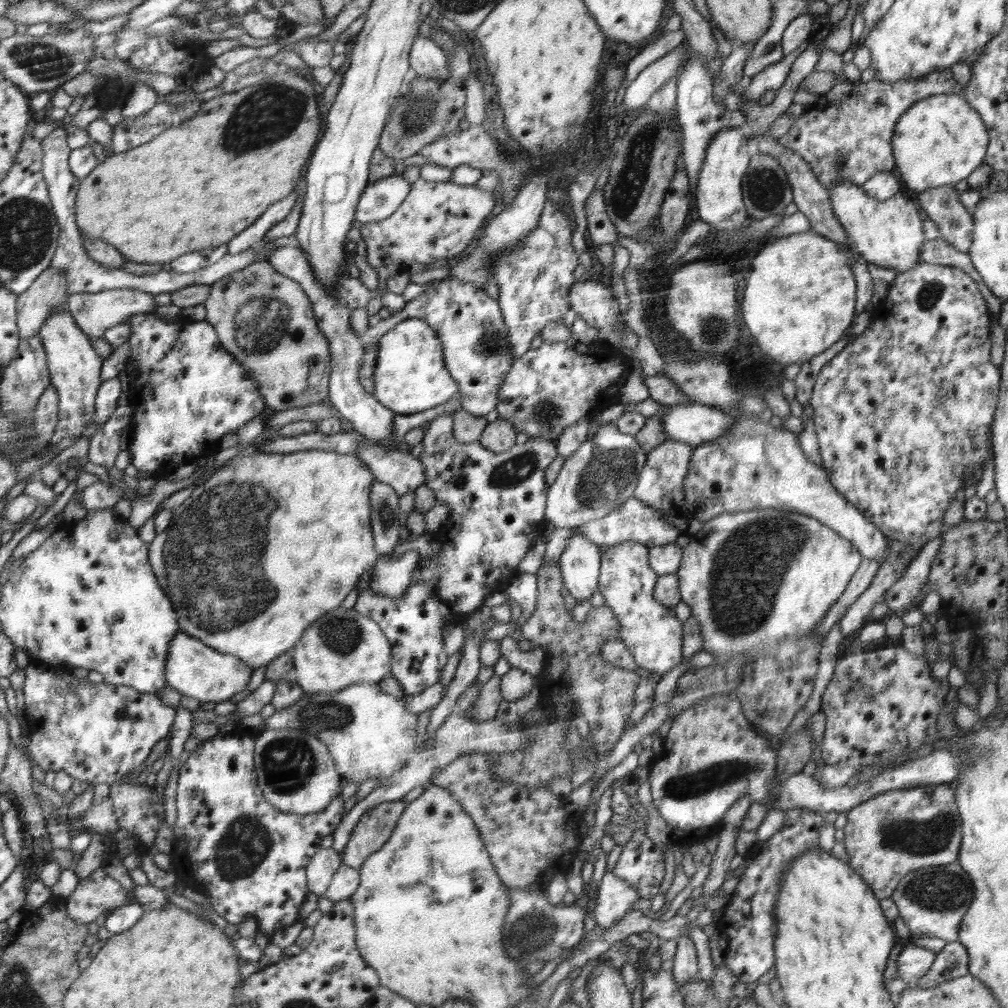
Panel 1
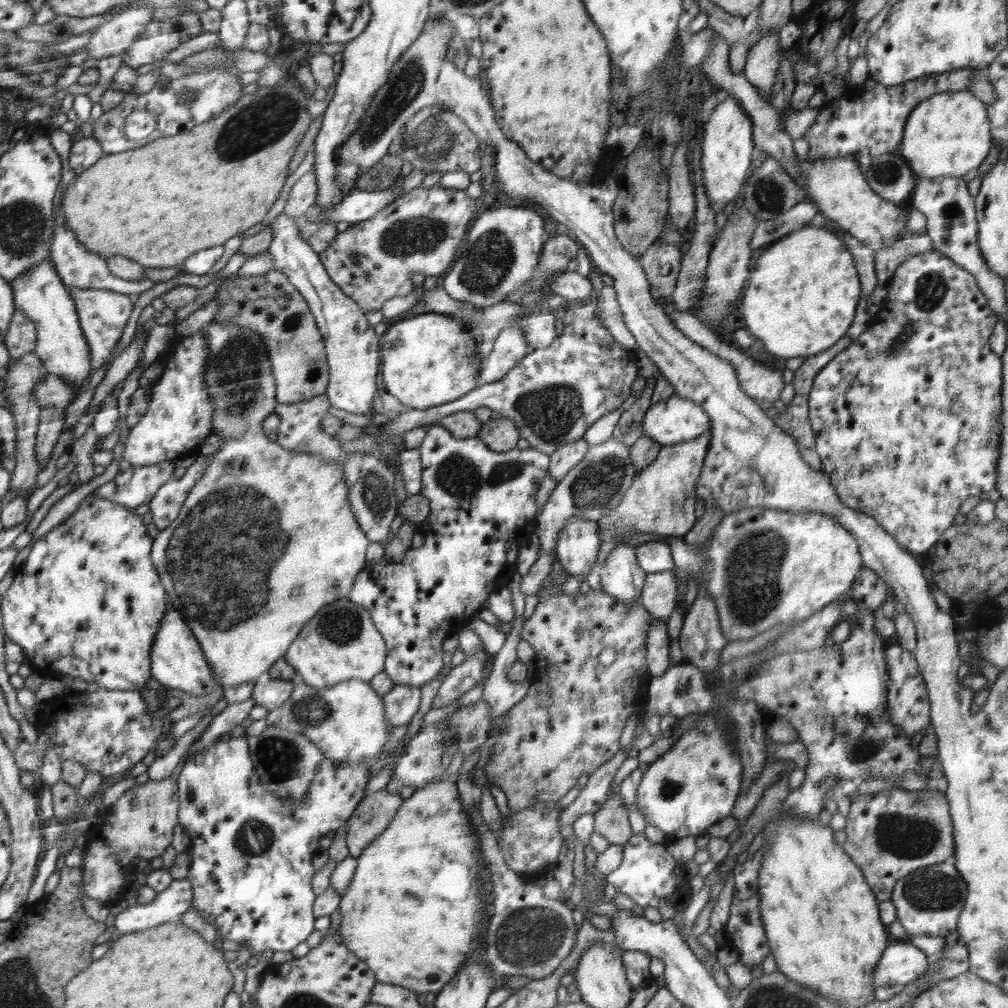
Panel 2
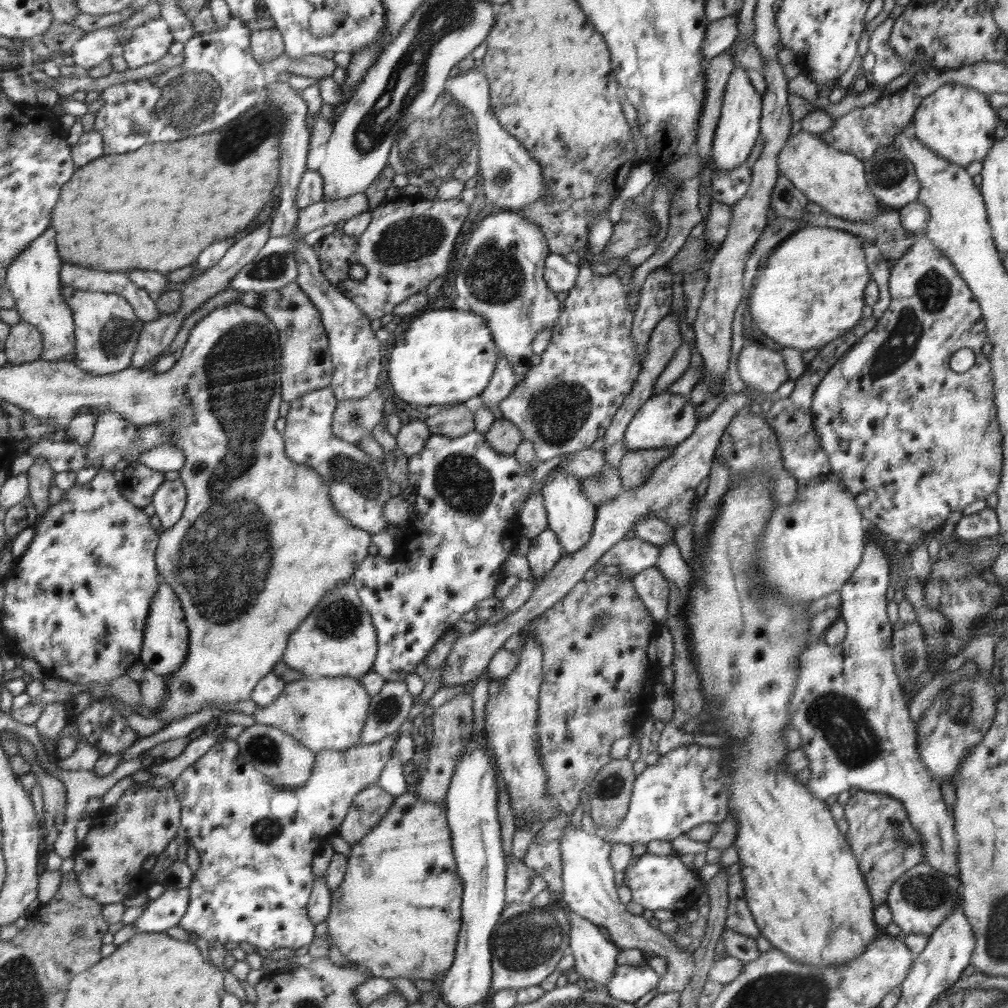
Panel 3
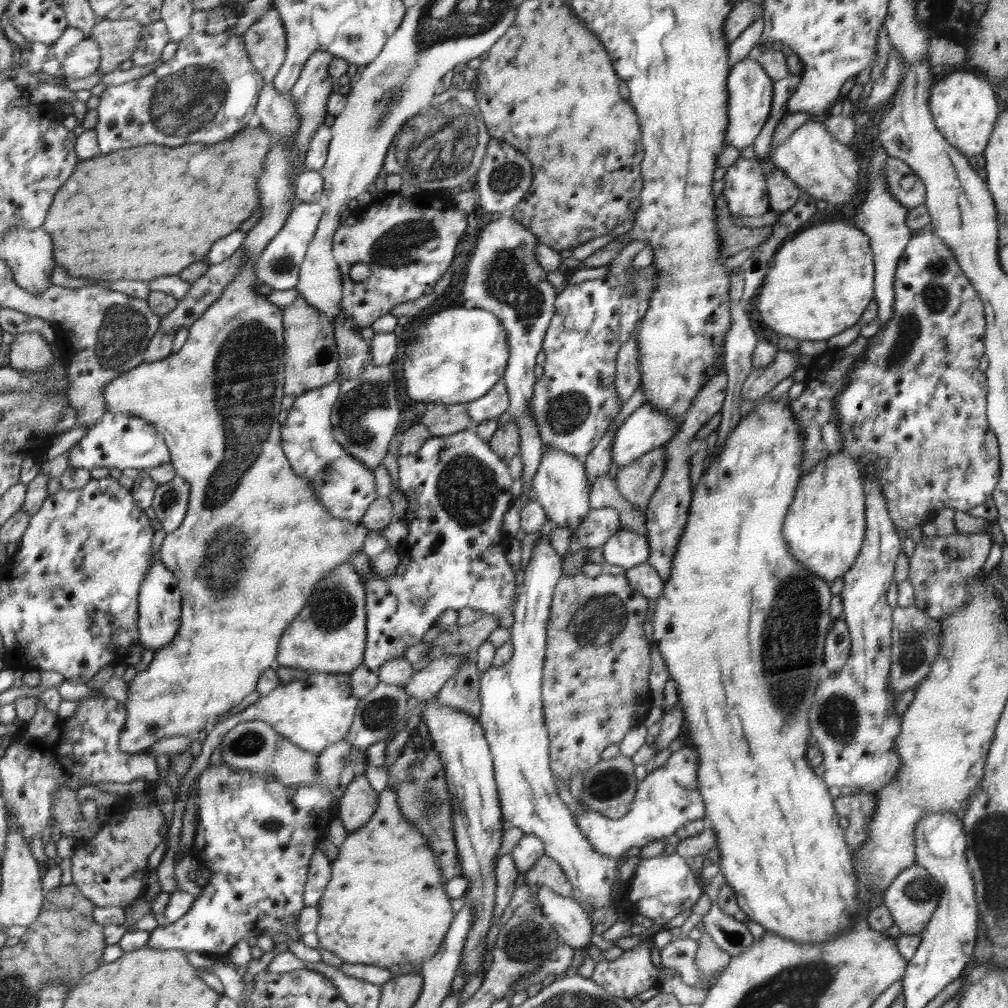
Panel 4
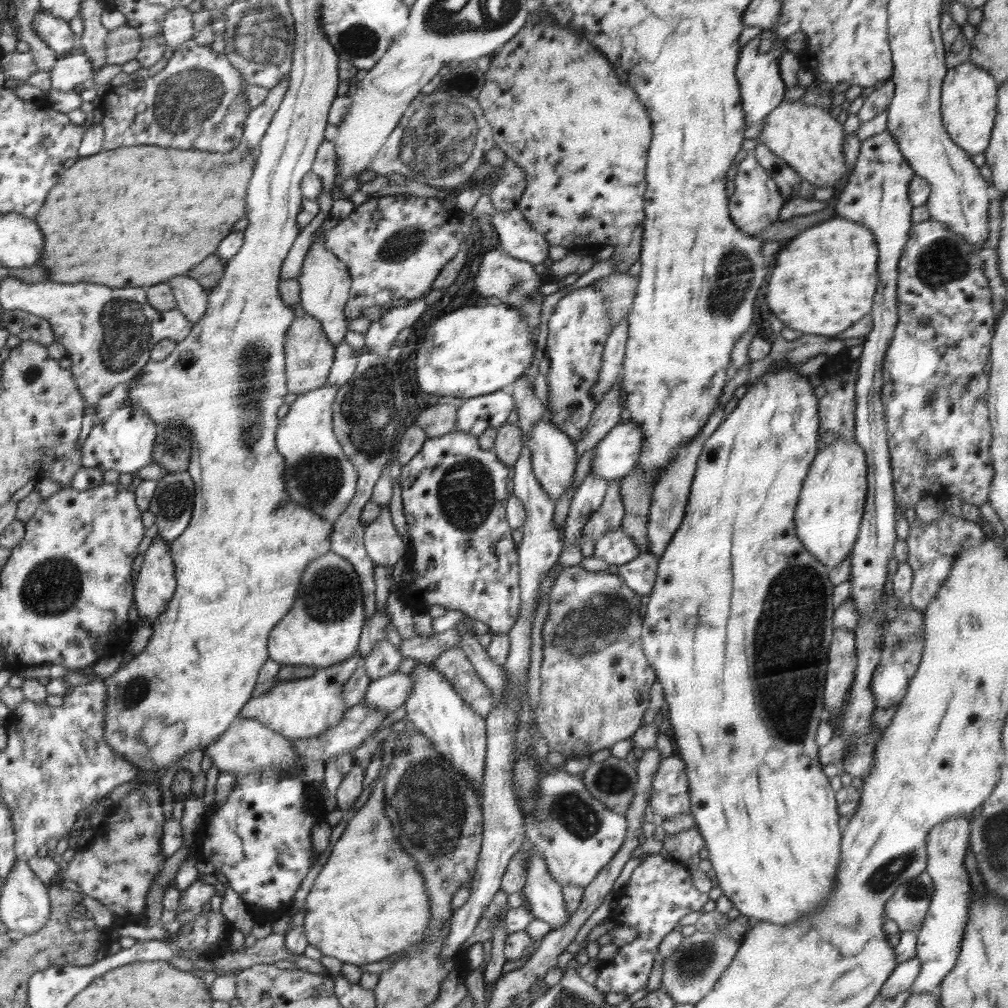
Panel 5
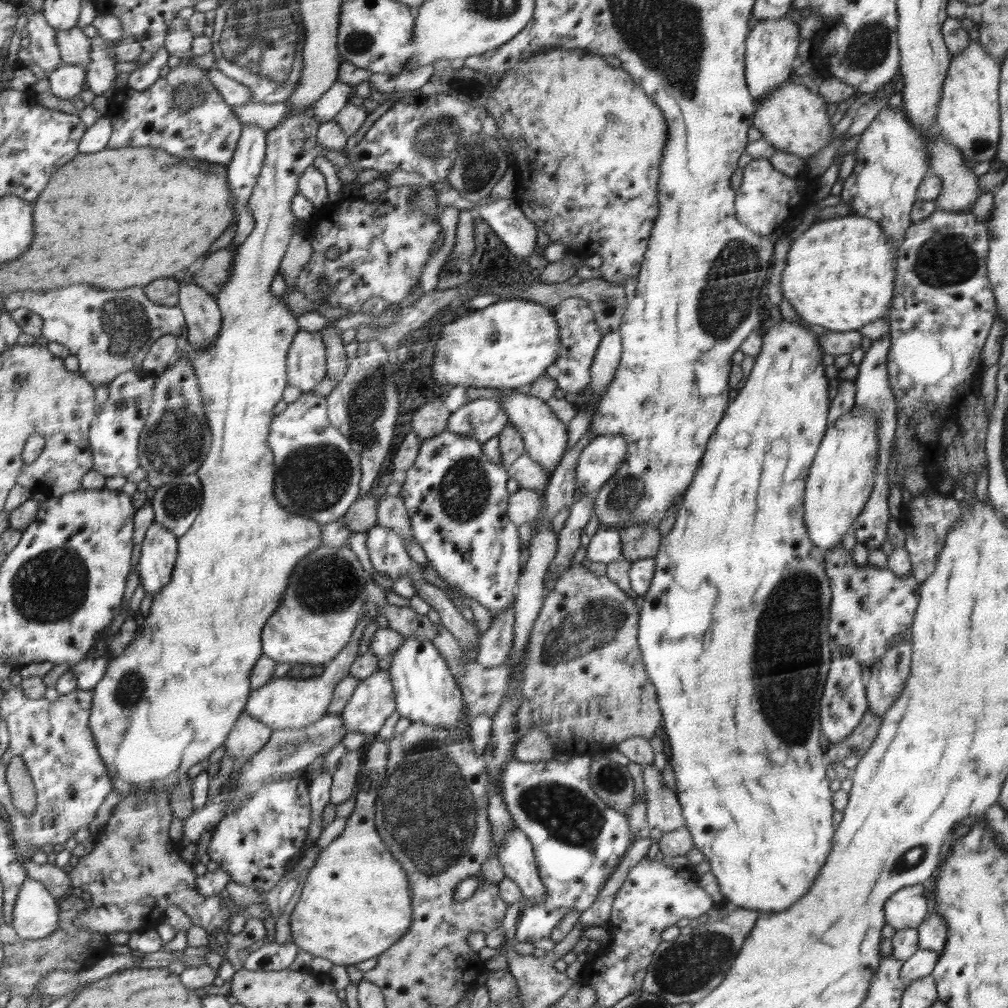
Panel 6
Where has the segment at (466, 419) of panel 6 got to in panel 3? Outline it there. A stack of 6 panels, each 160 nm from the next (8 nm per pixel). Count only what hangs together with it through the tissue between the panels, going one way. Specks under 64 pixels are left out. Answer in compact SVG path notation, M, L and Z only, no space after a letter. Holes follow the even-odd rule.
M499 354L496 370L489 380L488 386L481 392L484 404L482 407L490 409L497 406L505 396L516 386L517 378L513 366L506 357Z

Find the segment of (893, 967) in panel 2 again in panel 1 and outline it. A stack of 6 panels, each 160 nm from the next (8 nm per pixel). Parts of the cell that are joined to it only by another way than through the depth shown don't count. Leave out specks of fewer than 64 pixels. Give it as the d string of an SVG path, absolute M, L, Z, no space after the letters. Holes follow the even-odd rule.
M914 944L905 946L898 955L898 976L910 985L918 982L918 978L922 978L932 966L935 956L935 952Z

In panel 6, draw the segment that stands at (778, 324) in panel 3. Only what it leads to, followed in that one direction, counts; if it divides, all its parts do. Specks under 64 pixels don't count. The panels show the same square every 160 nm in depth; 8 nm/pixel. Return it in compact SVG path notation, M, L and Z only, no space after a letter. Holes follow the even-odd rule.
M854 214L814 223L792 242L786 256L786 267L782 270L782 296L798 312L798 316L828 331L858 331L864 324L881 319L890 310L898 264L896 247L888 240L876 221Z

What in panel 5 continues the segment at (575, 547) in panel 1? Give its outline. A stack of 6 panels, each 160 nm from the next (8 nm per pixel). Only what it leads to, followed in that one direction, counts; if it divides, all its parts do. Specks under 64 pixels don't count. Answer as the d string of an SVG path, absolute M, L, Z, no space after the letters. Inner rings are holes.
M545 415L535 422L534 428L529 432L528 446L532 453L530 460L533 473L548 498L555 503L573 483L578 462L576 444L572 444L572 438Z

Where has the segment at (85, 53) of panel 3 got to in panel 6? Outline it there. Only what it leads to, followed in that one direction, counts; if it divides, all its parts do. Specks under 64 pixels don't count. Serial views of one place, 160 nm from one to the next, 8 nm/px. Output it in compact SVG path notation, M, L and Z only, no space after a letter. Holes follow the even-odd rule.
M62 62L48 75L52 94L62 100L80 95L86 82L85 68L70 63Z

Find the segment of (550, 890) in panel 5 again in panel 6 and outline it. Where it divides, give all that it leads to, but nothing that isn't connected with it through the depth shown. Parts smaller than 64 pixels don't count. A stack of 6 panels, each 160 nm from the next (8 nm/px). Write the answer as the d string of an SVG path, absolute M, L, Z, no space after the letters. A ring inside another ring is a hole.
M514 827L496 851L506 877L521 888L522 898L539 902L545 896L540 866L529 835Z

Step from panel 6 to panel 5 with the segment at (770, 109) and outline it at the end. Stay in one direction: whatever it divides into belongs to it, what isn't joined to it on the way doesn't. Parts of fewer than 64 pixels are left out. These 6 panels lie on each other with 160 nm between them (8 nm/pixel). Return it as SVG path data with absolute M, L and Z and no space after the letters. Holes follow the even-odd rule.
M798 99L794 101L782 101L760 124L763 129L761 130L760 136L757 137L758 142L765 144L776 156L784 159L784 162L791 166L802 178L802 181L808 181L808 183L816 187L835 187L839 184L839 181L847 175L846 170L847 166L845 163L845 158L843 155L843 138L844 138L844 129L843 123L838 119L835 119L830 115L830 111L824 110L819 106L814 106L813 104L806 104L803 100Z

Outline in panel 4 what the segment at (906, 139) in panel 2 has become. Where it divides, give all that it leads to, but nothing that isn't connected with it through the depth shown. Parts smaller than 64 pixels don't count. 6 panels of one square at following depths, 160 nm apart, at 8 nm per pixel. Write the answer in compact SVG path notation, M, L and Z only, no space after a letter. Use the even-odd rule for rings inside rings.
M961 71L951 73L931 88L929 109L935 127L950 146L956 147L967 158L983 154L992 136L1001 109L996 89L989 78Z

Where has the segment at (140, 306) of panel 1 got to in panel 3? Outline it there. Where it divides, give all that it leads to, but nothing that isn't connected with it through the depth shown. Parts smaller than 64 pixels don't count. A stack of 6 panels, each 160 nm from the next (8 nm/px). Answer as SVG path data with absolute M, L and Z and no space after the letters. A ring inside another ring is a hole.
M63 286L61 293L73 311L76 326L76 358L72 362L96 376L128 368L135 353L138 336L146 324L134 316L132 305L122 295L114 293L88 292L71 286Z

